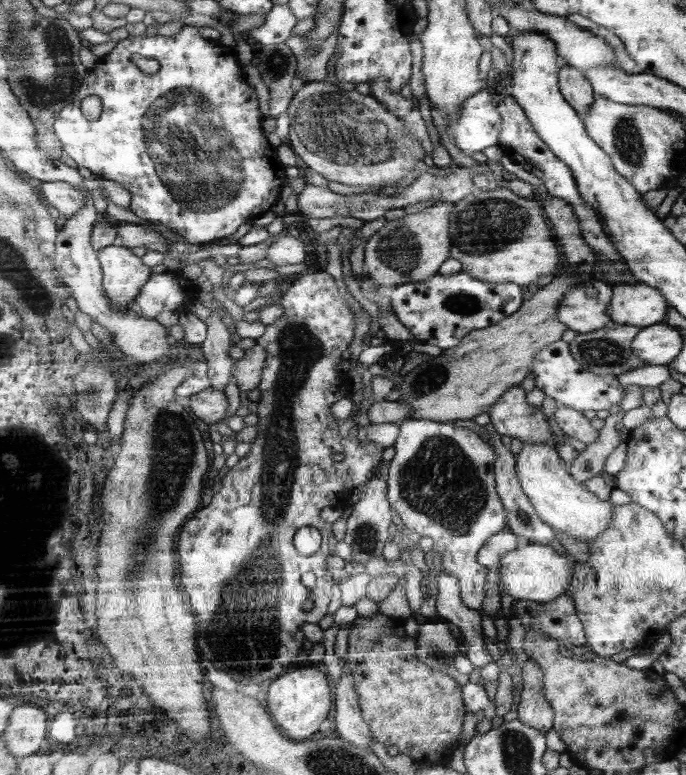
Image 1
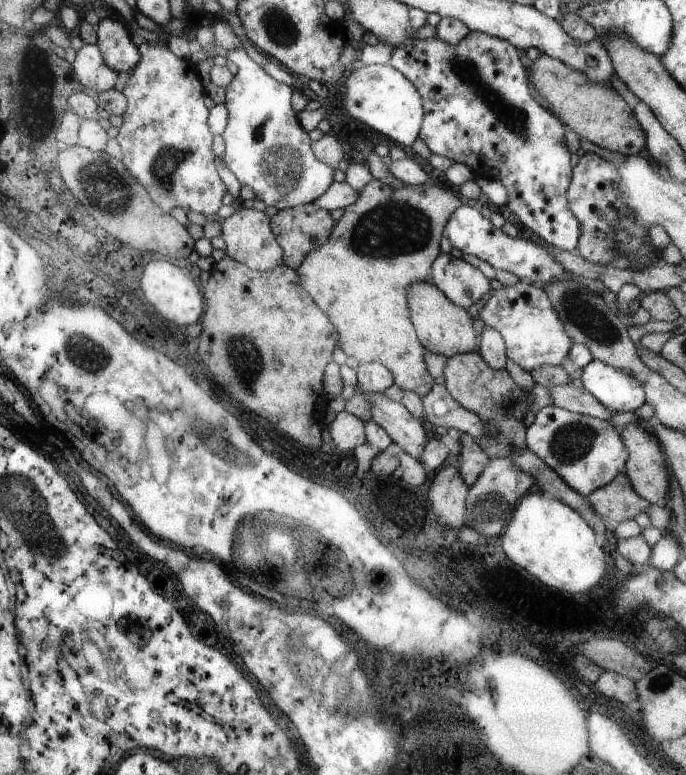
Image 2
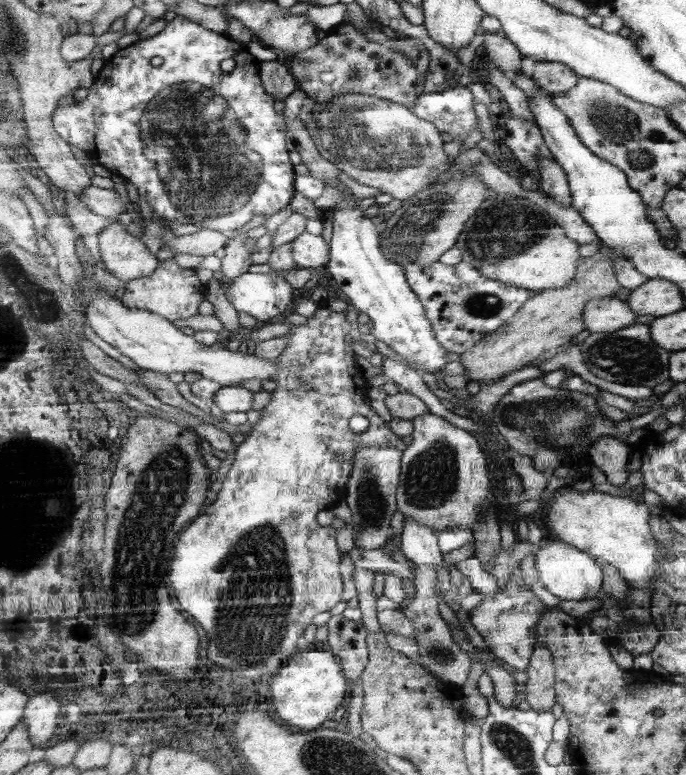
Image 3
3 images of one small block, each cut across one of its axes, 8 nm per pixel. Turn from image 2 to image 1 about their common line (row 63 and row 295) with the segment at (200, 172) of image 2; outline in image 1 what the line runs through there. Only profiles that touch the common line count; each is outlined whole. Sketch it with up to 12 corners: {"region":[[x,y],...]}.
{"region":[[152,273],[128,308],[180,313],[199,291],[179,273]]}

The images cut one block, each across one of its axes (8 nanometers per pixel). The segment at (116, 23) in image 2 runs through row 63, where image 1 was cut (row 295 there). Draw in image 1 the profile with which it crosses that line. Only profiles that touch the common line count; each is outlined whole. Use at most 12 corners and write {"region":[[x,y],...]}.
{"region":[[126,246],[97,251],[110,306],[126,312],[152,274]]}

